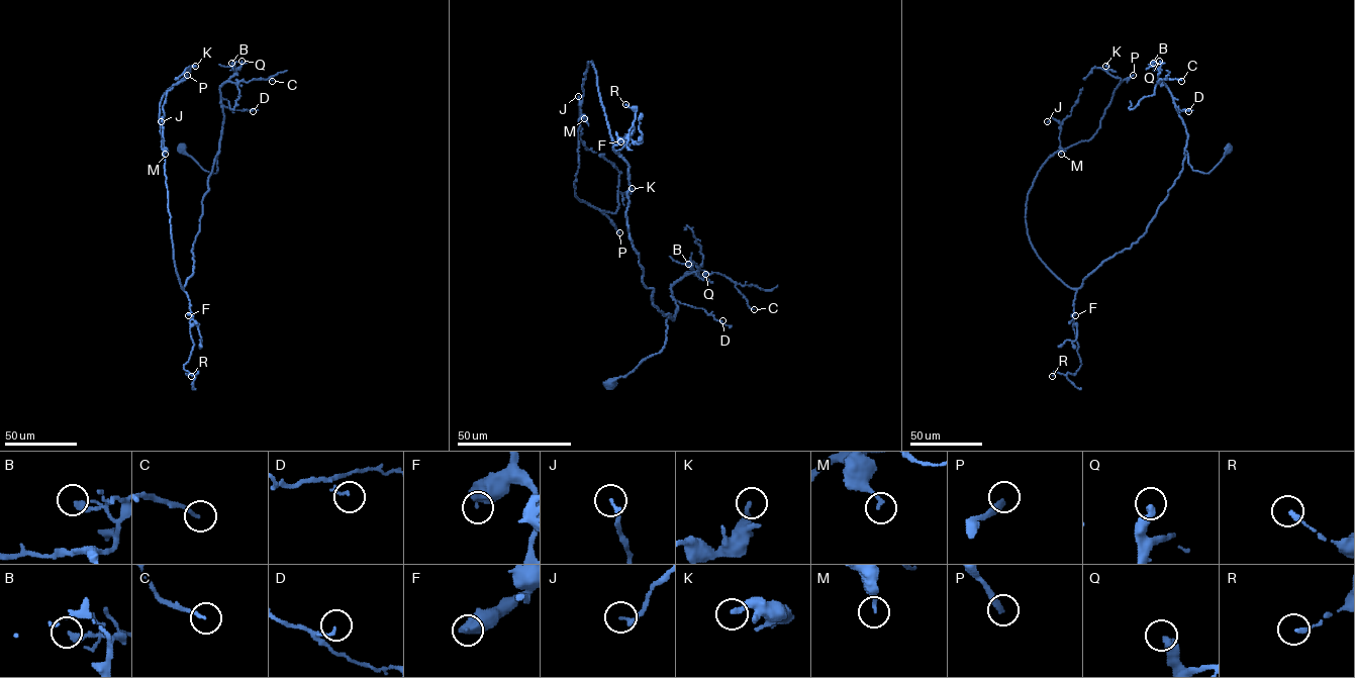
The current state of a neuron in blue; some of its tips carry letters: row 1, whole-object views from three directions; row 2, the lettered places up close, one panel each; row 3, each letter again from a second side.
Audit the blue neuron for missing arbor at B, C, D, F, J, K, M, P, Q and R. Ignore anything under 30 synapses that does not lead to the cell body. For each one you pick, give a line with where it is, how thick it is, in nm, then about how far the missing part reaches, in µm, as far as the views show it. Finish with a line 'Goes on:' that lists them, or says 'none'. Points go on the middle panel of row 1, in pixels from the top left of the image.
P: Place: (619, 232). Thickness 340 nm. Missing length about 80 µm
Q: Place: (705, 274). Thickness 360 nm. Missing length about 60 µm
Goes on: P, Q

